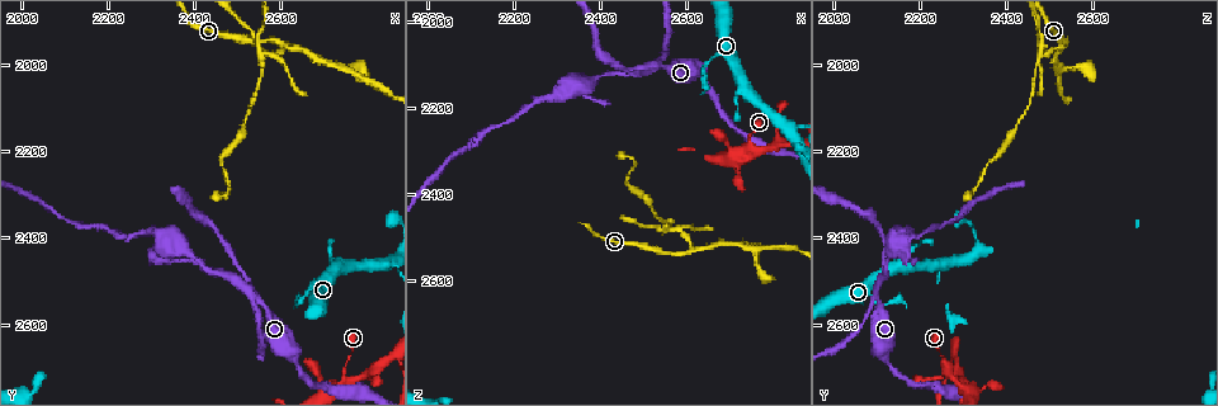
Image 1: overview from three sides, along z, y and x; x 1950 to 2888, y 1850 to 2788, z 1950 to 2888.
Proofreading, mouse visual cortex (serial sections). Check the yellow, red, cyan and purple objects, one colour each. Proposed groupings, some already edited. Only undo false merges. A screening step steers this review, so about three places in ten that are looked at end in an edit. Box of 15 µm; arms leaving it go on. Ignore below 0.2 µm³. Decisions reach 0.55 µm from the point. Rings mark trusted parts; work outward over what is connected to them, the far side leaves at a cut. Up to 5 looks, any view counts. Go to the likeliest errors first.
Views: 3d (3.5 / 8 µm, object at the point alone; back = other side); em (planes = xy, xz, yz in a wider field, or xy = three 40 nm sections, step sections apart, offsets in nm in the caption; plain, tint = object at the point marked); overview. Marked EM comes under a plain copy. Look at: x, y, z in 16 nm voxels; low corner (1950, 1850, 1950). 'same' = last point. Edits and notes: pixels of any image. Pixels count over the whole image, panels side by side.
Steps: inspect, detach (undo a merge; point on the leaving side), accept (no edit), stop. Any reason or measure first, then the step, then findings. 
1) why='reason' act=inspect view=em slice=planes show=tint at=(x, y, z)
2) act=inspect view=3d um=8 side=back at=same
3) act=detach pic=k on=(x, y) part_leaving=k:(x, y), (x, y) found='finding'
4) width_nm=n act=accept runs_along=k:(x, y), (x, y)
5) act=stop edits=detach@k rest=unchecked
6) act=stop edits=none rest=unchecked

why='abrupt turn' act=inspect view=3d um=3.5 at=(2760, 2005, 2525)

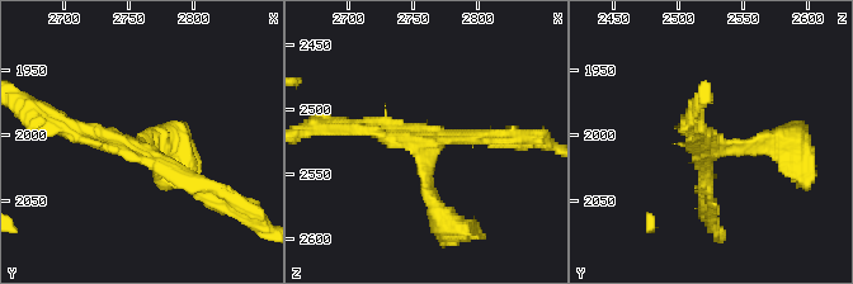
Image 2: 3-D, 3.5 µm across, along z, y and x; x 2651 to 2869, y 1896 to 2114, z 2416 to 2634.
why='now the EM' act=inspect view=em slice=xy step=1 show=tint at=(2758, 2012, 2524)

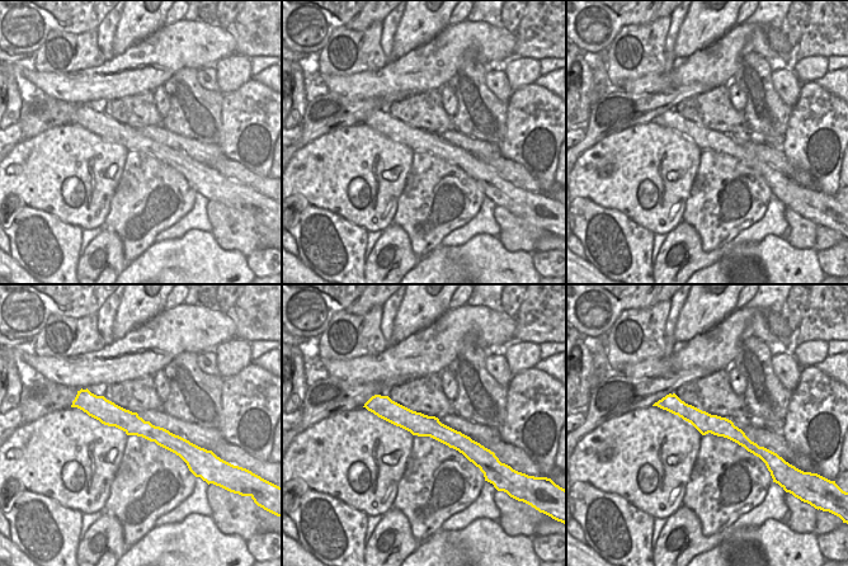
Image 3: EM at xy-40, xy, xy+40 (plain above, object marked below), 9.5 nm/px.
width_nm=220 act=accept runs_along=2:(350, 127), (424, 143), (443, 221) found='all the same cell'

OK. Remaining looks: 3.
why='branch point' act=inspect view=3d um=3.5 at=(2745, 2725, 2280)

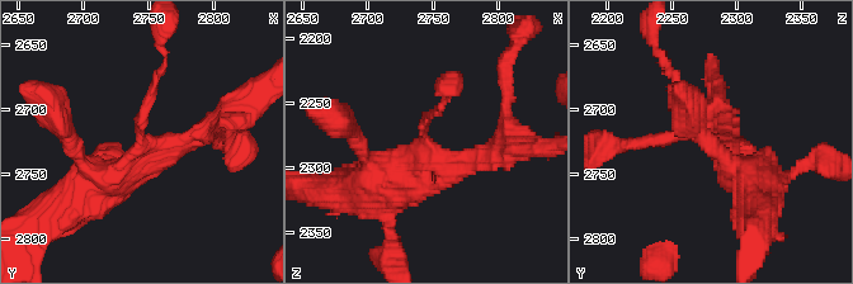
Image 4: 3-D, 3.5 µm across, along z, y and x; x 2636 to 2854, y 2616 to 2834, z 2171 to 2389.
why='now the EM' act=inspect view=em slice=xy step=3 show=tint at=(2744, 2728, 2284)

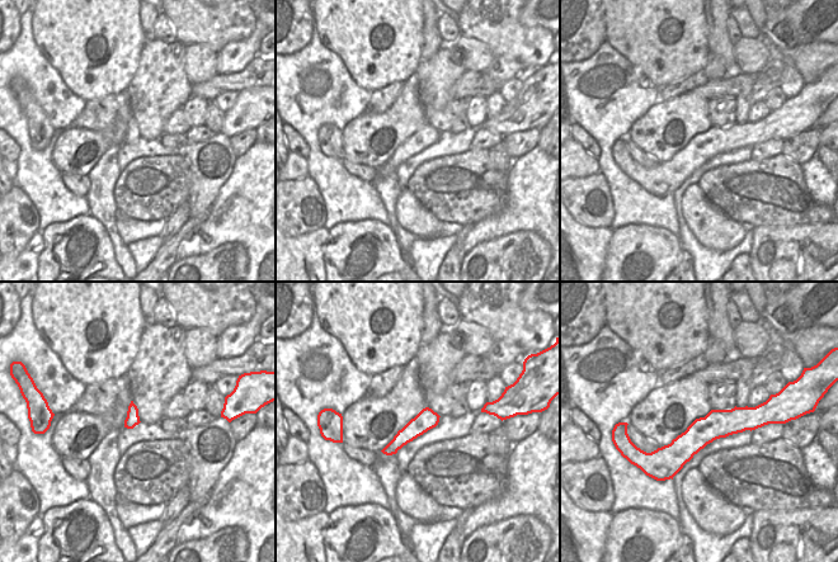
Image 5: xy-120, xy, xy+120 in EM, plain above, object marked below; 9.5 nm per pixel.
act=accept runs_along=4:(677, 75), (686, 118), (758, 188) found='continuous, no second cell'

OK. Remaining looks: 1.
act=stop edits=none rest=unchecked

